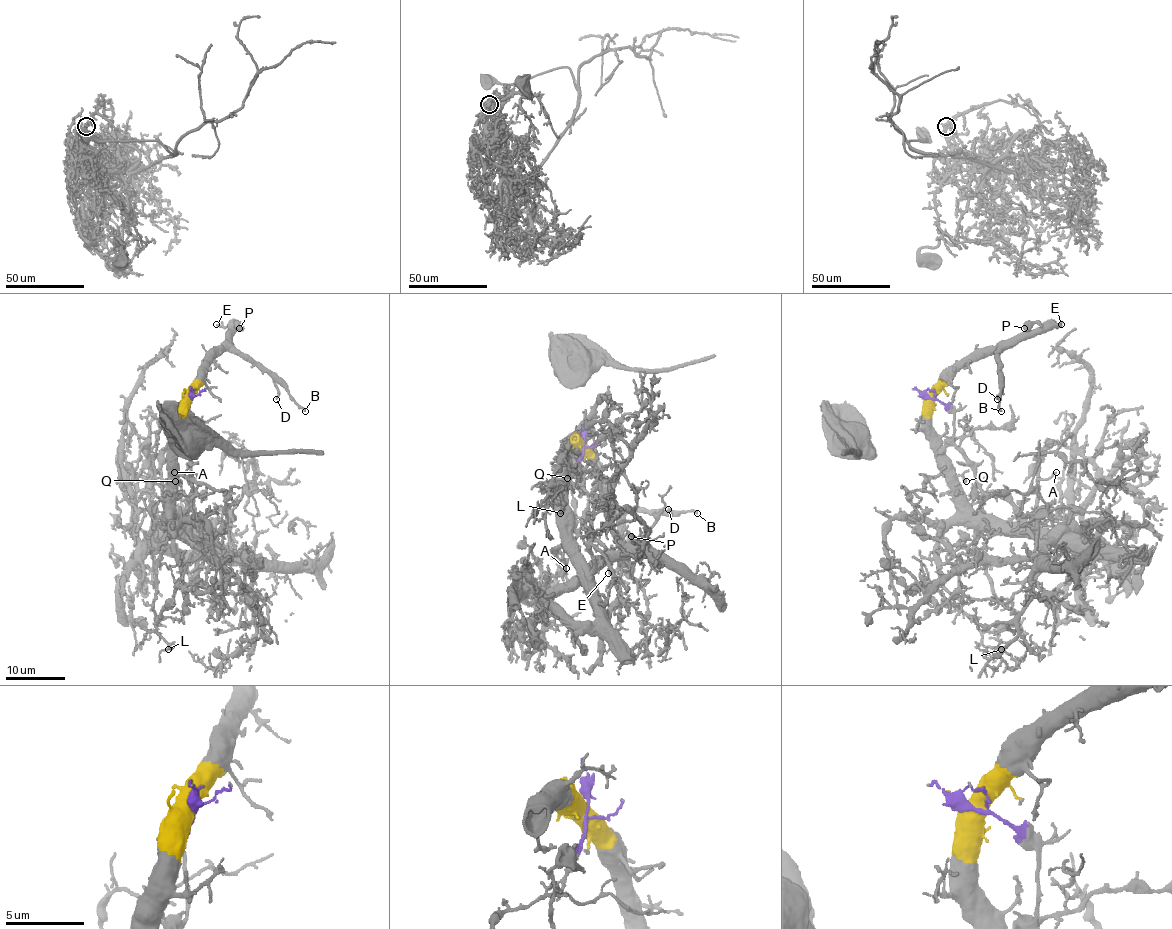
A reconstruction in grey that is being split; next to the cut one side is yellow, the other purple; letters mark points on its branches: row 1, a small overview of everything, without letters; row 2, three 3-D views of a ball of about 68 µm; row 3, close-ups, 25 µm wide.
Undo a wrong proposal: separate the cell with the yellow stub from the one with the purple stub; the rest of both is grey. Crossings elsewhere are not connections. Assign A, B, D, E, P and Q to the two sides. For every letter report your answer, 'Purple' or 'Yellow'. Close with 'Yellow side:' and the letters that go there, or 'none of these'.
A: Yellow
B: Yellow
D: Yellow
E: Yellow
P: Yellow
Q: Yellow
Yellow side: A, B, D, E, P, Q

